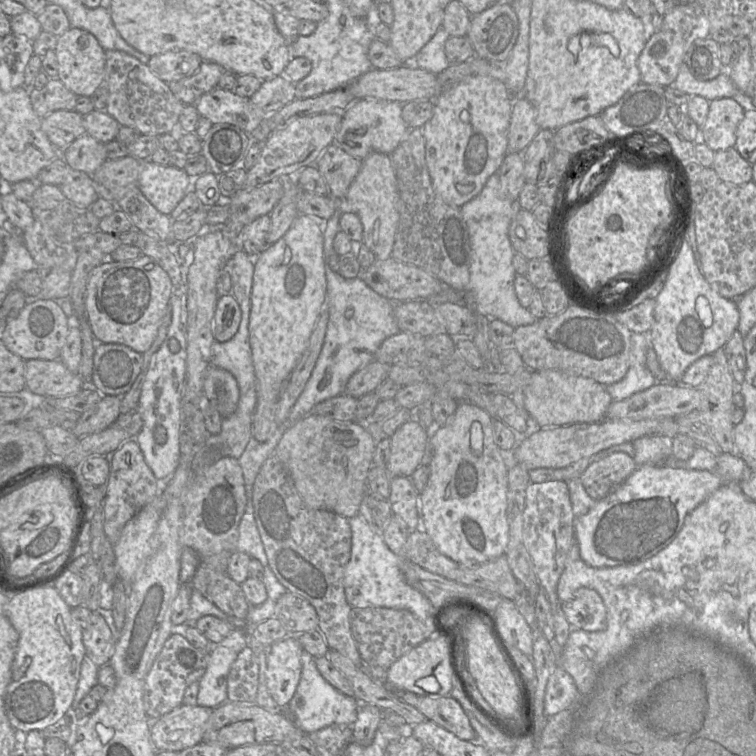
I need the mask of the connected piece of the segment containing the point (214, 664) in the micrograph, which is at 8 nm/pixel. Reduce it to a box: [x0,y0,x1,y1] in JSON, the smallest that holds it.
[197,628,247,708]

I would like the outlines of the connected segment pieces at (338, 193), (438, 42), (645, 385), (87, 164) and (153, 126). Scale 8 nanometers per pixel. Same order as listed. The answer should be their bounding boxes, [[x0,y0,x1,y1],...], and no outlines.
[[314,143,362,198],[411,27,450,74],[606,333,658,402],[60,134,107,175],[103,50,184,136]]

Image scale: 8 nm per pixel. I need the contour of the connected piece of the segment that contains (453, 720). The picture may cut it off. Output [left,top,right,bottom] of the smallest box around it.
[415,696,477,741]

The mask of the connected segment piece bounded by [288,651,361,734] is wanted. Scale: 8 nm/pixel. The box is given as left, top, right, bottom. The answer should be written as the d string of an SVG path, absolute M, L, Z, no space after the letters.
M303 651L301 654L302 671L295 694L288 703L288 713L294 723L305 734L328 727L343 725L351 727L357 719L360 703L354 698L342 694L331 686L319 673L315 658Z

